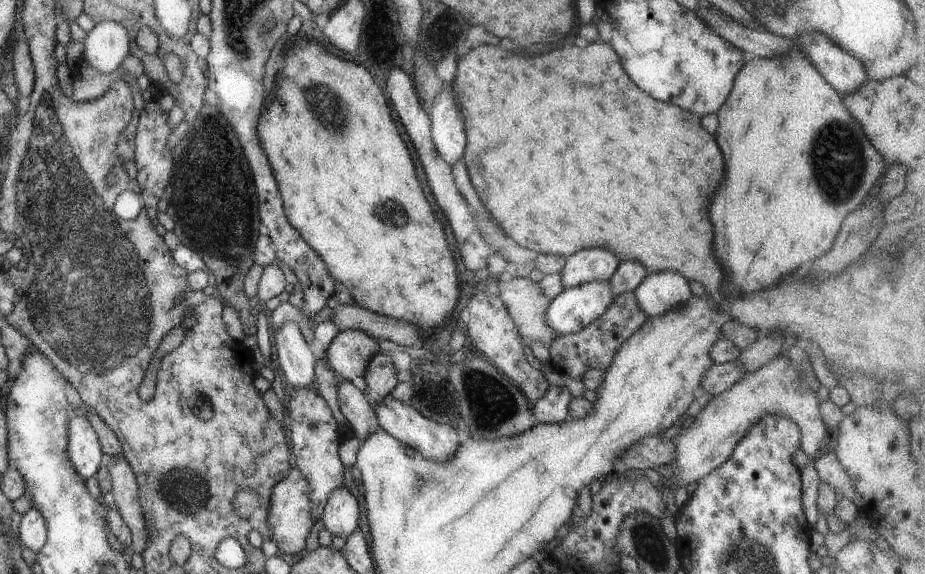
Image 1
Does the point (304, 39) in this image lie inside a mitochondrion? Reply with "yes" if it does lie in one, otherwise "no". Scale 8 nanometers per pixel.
no

